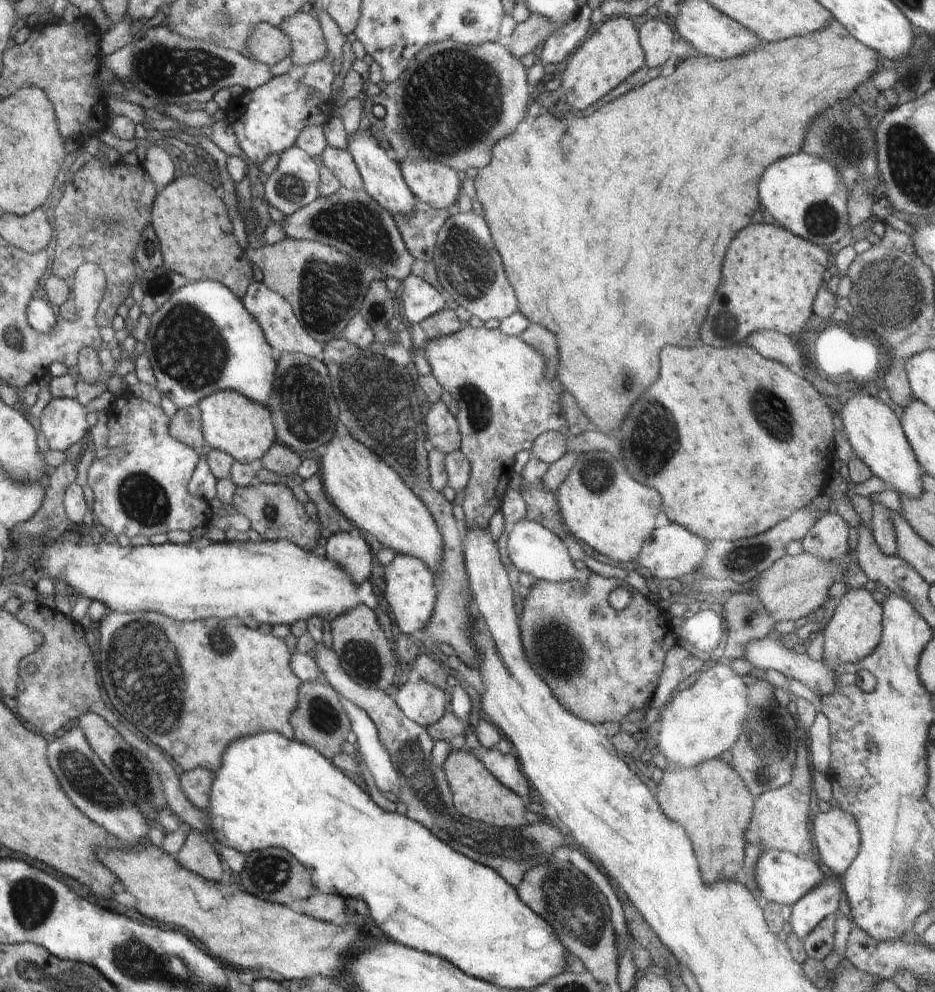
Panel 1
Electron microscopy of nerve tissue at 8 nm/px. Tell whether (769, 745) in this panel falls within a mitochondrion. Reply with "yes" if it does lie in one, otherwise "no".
yes

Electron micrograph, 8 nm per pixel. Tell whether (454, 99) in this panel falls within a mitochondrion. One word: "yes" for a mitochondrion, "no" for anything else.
yes

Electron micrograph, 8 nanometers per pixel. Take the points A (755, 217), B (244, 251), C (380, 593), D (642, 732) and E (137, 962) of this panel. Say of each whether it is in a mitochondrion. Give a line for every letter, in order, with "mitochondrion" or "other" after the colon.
A: other
B: other
C: other
D: other
E: mitochondrion

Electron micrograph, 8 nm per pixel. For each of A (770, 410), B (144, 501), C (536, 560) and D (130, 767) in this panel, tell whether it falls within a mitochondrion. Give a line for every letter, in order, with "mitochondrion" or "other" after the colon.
A: mitochondrion
B: mitochondrion
C: other
D: mitochondrion

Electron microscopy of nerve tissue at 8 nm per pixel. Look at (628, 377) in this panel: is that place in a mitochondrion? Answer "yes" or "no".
yes

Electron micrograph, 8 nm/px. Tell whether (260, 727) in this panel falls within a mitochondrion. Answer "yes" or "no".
no

